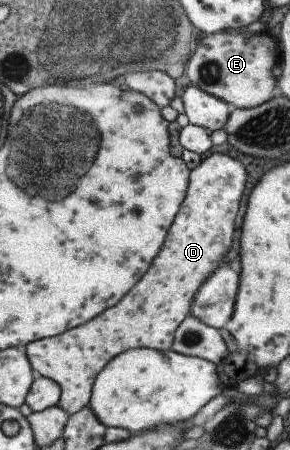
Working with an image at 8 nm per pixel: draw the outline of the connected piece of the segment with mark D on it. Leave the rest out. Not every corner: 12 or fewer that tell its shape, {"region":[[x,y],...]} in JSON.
{"region":[[189,171],[158,255],[114,307],[21,347],[69,416],[134,347],[170,350],[223,264],[246,171]]}

